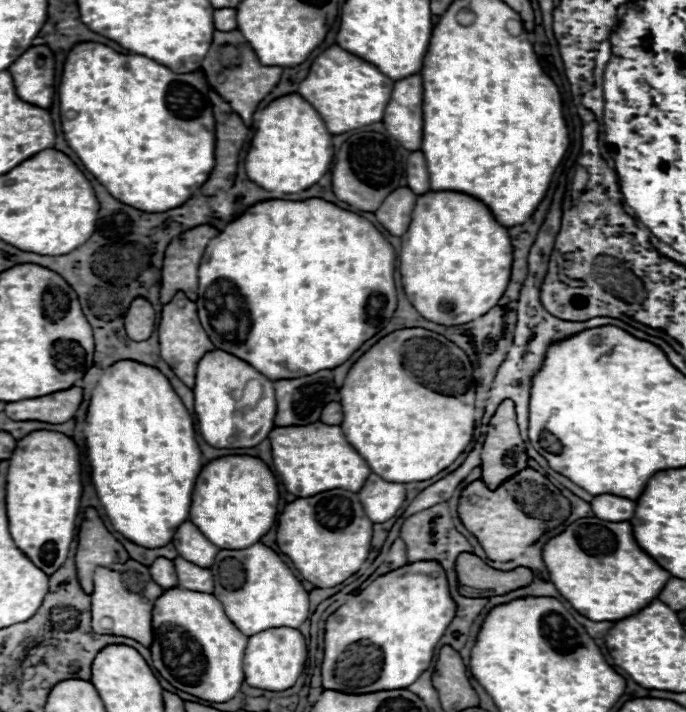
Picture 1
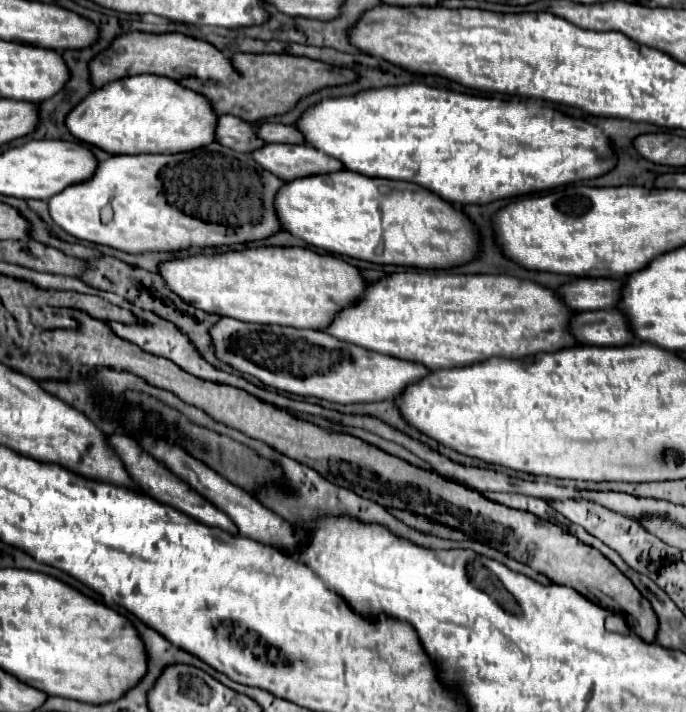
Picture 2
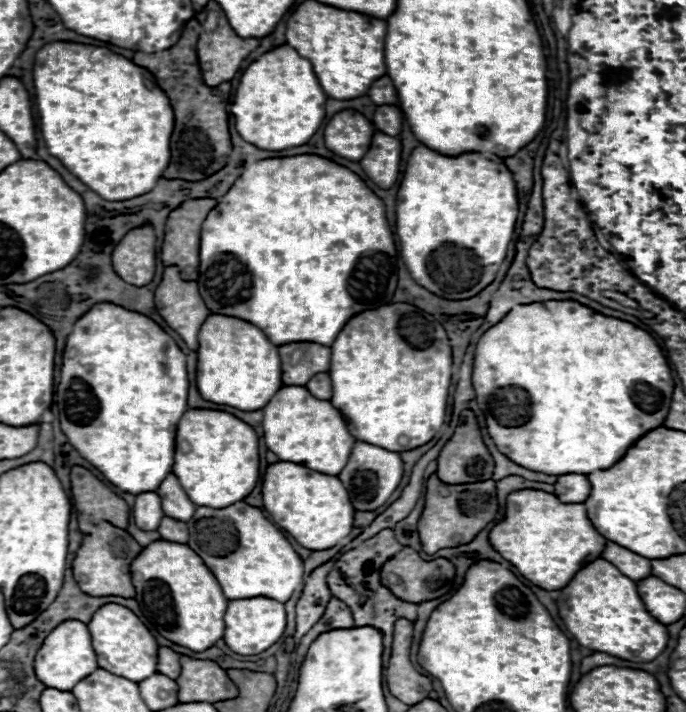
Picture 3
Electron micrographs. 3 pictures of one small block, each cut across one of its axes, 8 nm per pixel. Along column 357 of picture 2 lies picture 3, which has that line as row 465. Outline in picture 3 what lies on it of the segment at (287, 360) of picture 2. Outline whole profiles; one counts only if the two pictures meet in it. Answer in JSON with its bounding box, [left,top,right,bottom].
[338,440,404,512]

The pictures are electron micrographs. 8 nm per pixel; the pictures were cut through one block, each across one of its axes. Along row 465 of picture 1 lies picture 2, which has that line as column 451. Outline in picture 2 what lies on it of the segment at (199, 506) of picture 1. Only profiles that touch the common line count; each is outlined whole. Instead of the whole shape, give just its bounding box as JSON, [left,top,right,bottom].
[276,170,478,268]

